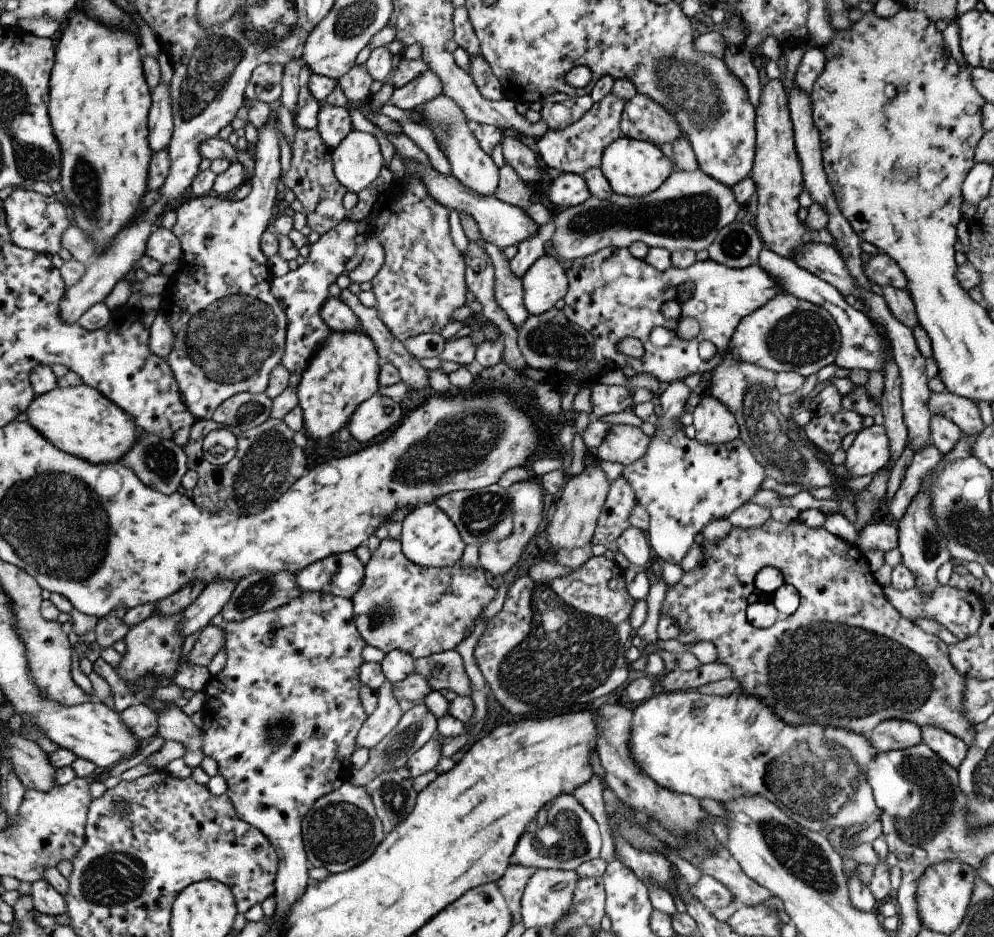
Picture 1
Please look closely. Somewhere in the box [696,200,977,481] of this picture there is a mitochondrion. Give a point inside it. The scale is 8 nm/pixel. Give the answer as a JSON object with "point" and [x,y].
{"point":[799,337]}

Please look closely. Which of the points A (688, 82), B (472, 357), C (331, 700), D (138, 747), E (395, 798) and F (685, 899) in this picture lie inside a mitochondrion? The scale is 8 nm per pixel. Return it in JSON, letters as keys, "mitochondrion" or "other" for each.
{"A":"mitochondrion","B":"other","C":"other","D":"other","E":"mitochondrion","F":"other"}

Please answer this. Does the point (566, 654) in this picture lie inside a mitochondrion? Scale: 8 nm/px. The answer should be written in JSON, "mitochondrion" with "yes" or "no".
{"mitochondrion":"yes"}

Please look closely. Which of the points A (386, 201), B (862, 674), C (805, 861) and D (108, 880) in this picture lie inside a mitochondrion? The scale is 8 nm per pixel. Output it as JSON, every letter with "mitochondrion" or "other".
{"A":"other","B":"mitochondrion","C":"mitochondrion","D":"mitochondrion"}

